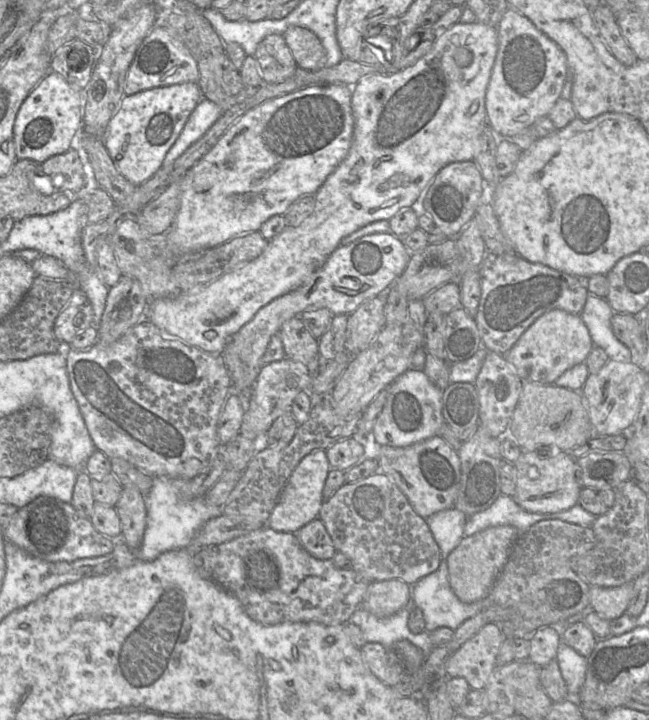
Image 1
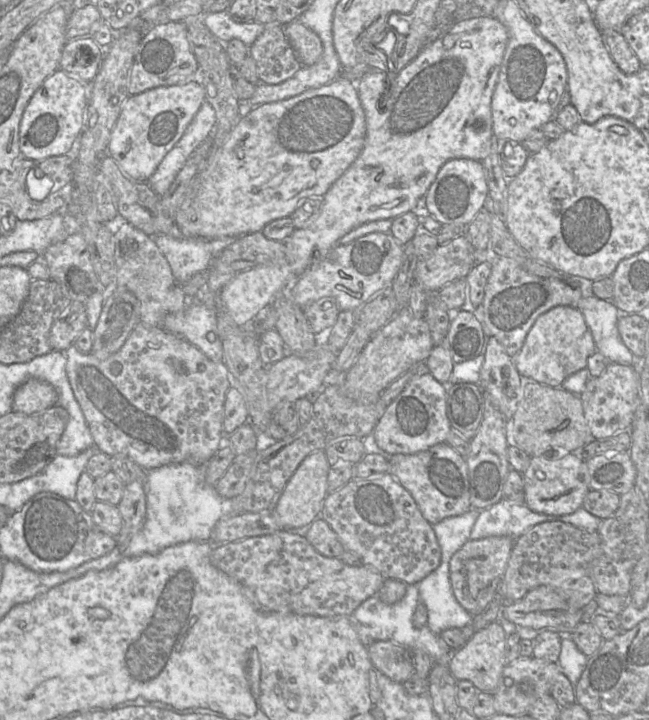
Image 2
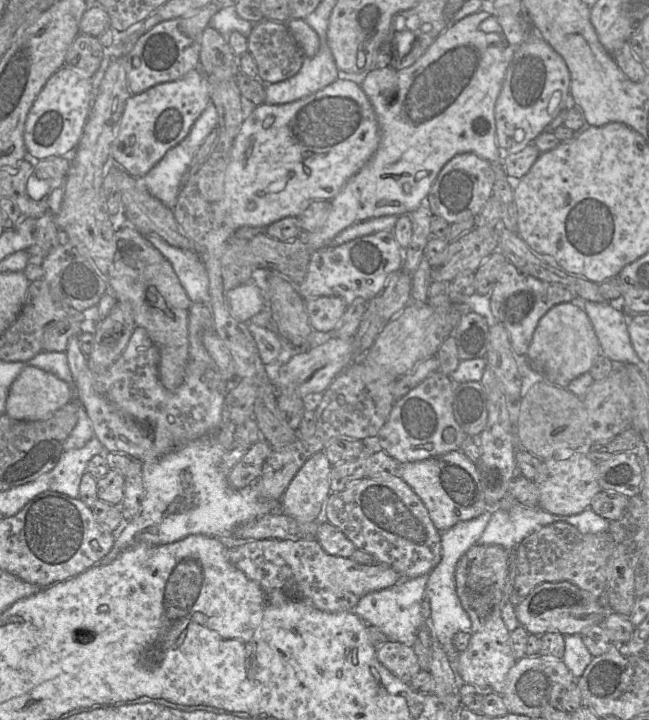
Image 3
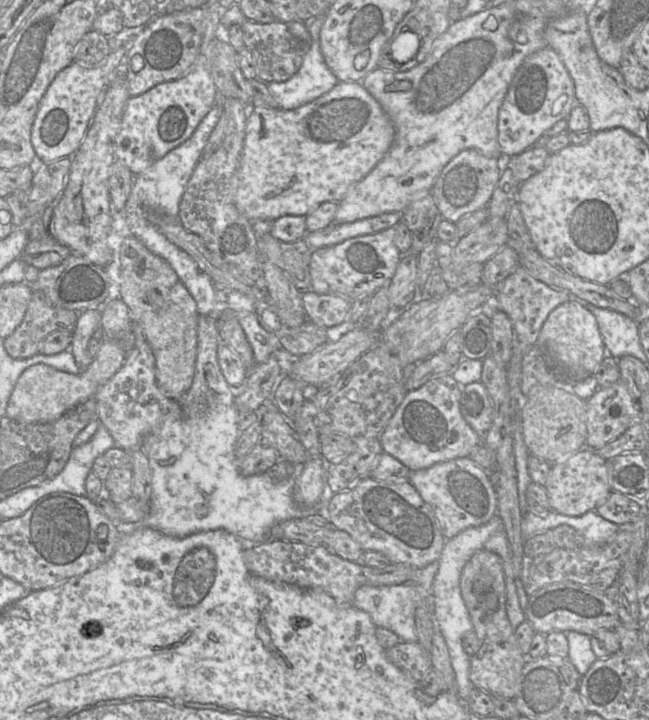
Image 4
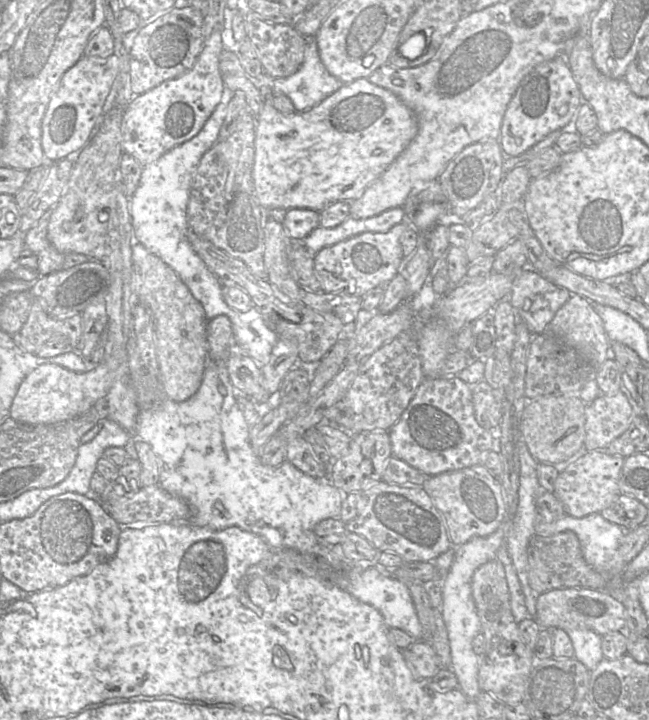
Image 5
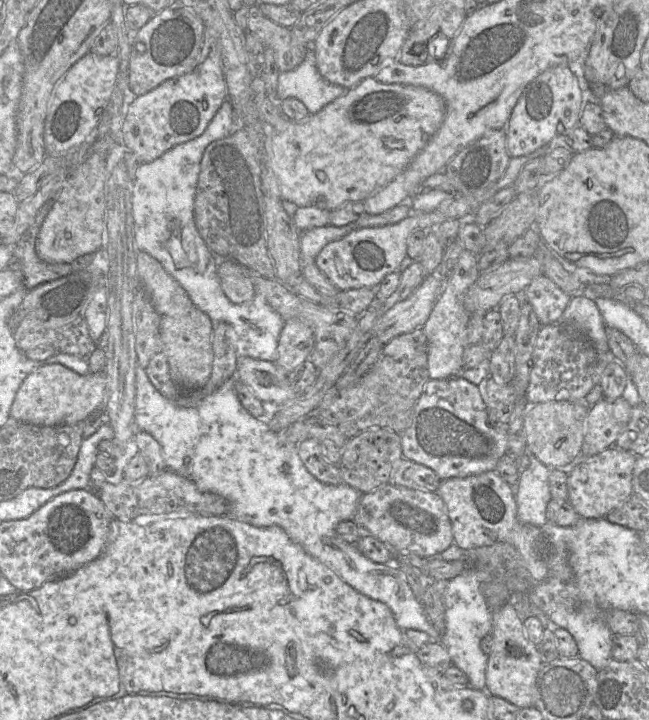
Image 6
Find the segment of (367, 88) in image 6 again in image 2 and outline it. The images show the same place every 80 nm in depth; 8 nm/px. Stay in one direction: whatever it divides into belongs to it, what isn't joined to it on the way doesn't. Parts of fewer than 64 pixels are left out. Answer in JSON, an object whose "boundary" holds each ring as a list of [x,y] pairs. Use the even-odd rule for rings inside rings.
{"boundary":[[[342,77],[292,98],[254,106],[246,116],[240,117],[223,146],[212,156],[209,152],[202,163],[193,220],[184,228],[184,237],[212,240],[243,236],[261,232],[274,220],[290,217],[302,200],[326,194],[361,153],[366,131],[356,83]]]}

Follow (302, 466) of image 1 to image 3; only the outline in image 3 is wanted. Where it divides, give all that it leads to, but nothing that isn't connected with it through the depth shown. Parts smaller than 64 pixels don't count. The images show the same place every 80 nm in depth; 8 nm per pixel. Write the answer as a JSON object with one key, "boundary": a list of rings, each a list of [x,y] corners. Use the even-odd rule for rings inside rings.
{"boundary":[[[323,451],[307,459],[286,488],[280,501],[280,512],[301,523],[325,522],[323,513],[331,493],[331,467]]]}

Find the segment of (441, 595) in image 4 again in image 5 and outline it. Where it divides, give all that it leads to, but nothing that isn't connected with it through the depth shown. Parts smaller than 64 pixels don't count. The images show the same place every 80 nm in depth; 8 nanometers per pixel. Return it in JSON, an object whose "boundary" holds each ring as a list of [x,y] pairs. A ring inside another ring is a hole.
{"boundary":[[[501,525],[488,536],[475,536],[466,543],[456,546],[454,561],[442,580],[441,614],[448,633],[451,669],[458,680],[458,689],[472,700],[475,700],[481,691],[478,684],[479,656],[473,651],[472,641],[482,632],[472,596],[472,576],[479,566],[496,559],[497,551],[503,544],[505,544],[505,536]]]}

